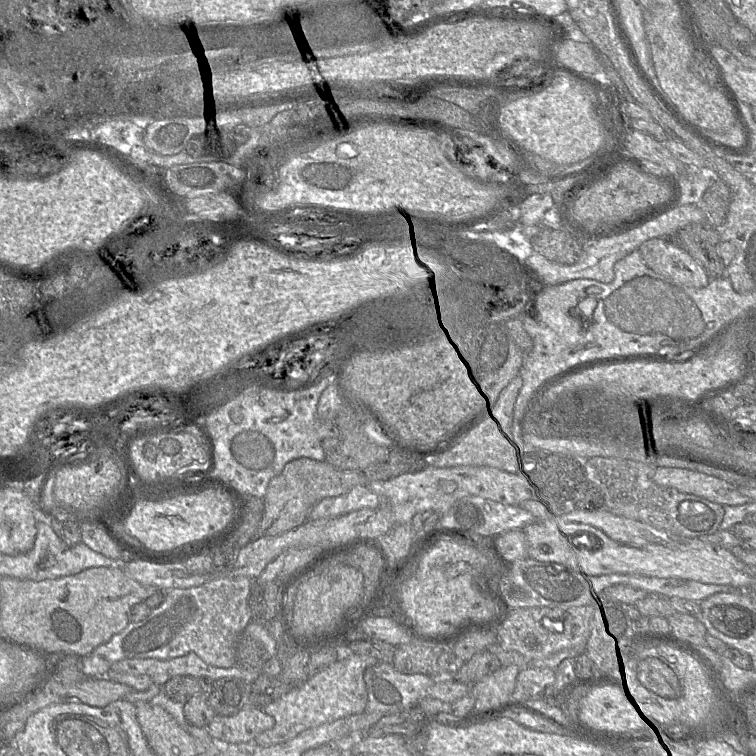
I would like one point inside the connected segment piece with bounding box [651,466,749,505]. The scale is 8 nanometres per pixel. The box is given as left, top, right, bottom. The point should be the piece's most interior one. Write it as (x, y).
(710, 487)

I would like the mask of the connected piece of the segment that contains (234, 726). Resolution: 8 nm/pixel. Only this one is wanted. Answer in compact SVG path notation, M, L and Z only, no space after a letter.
M245 707L233 716L216 715L206 729L219 744L229 745L251 742L256 735L274 725L274 718L263 709Z

